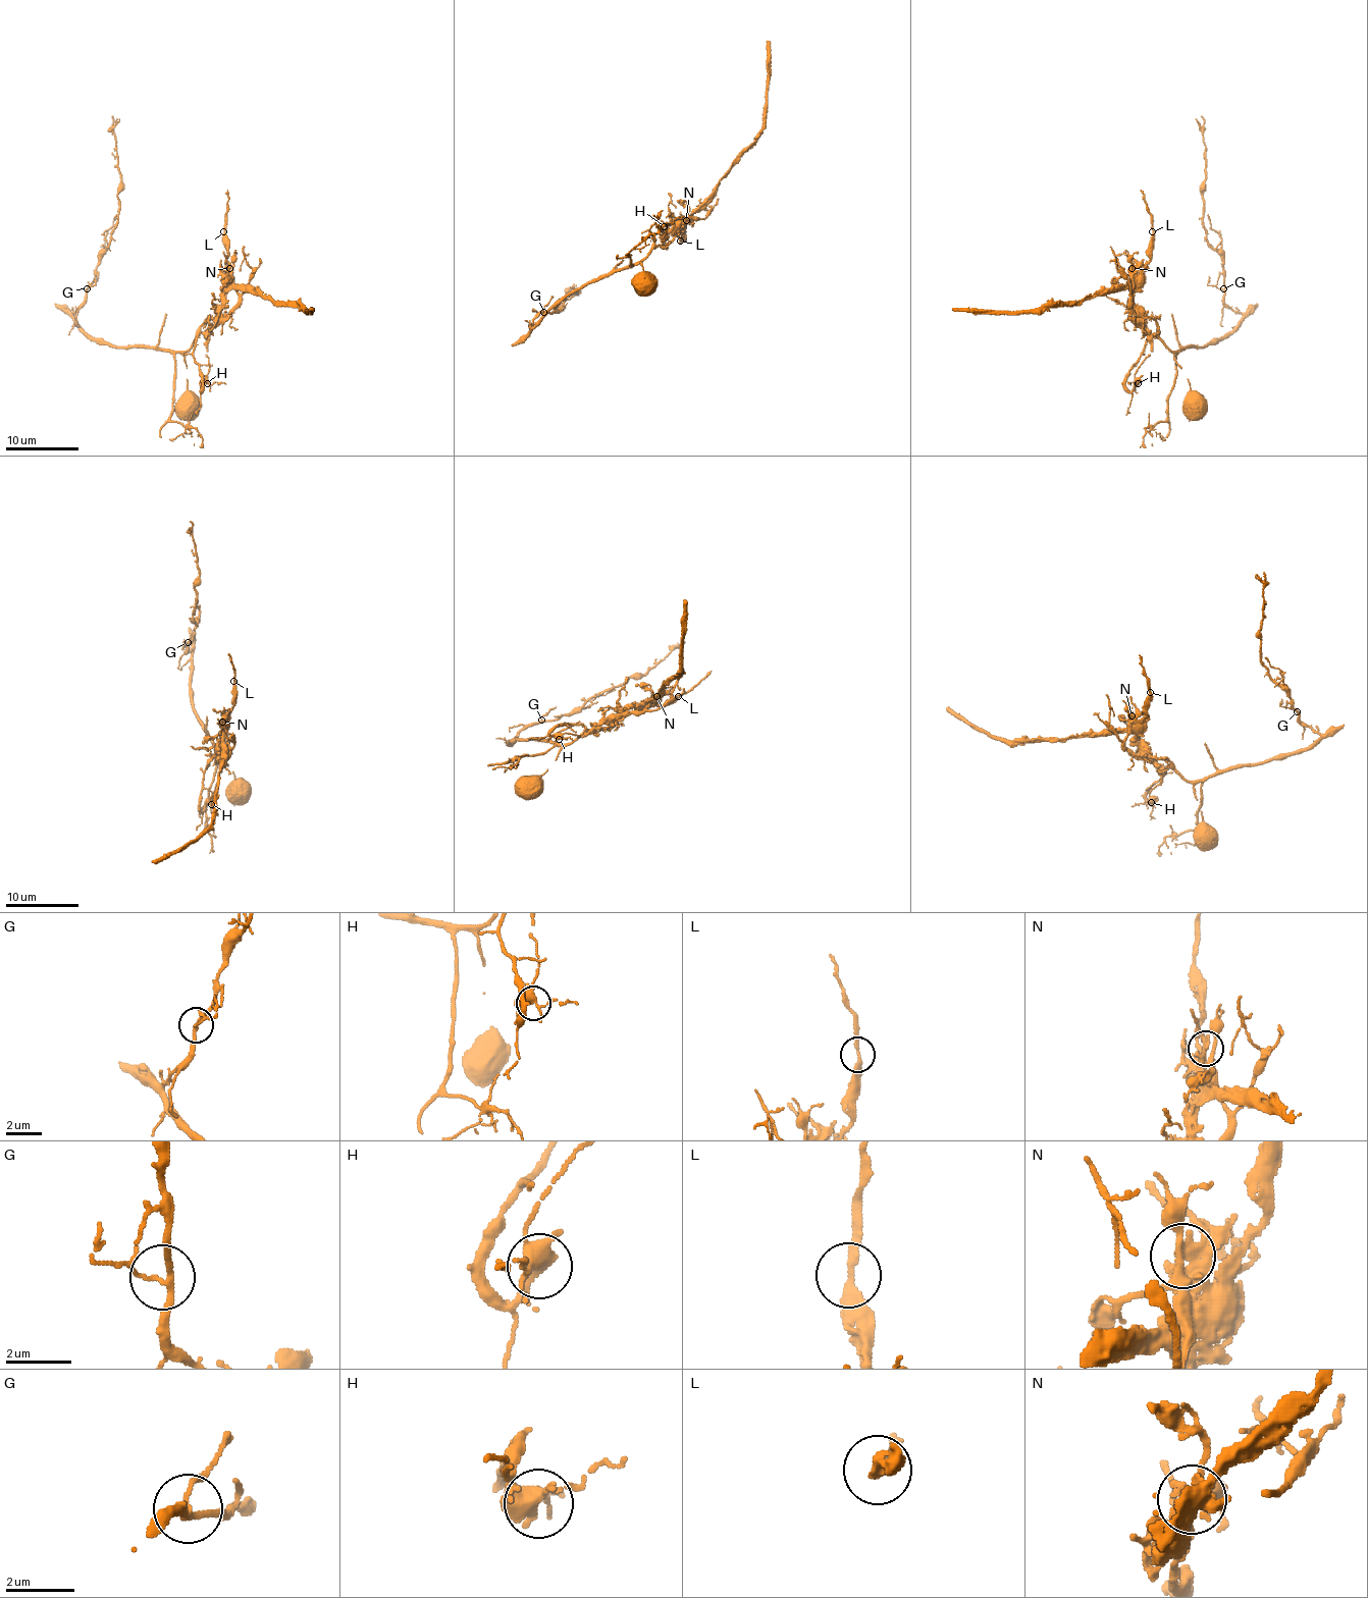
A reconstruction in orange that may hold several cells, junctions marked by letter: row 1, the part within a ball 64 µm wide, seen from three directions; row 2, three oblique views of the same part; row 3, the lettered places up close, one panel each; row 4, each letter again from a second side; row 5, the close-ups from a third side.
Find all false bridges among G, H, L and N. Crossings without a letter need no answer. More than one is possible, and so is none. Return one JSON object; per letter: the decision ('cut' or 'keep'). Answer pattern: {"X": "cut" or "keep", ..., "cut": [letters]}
{"G": "keep", "H": "keep", "L": "keep", "N": "cut", "cut": ["N"]}

